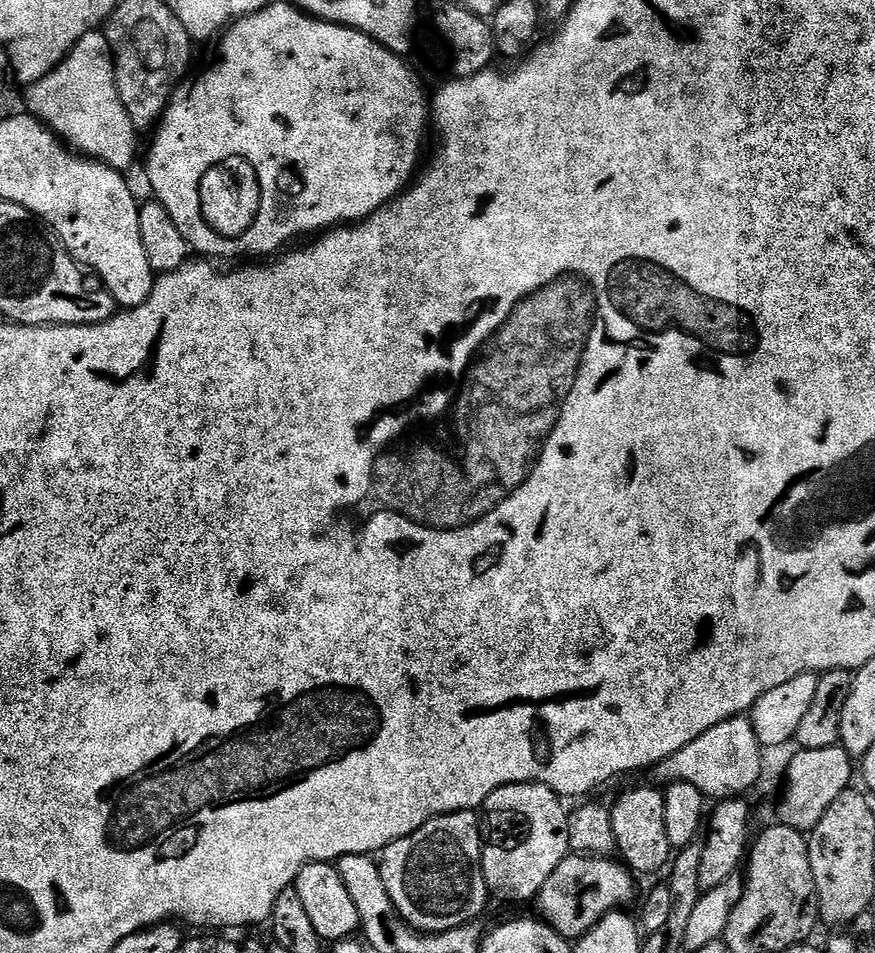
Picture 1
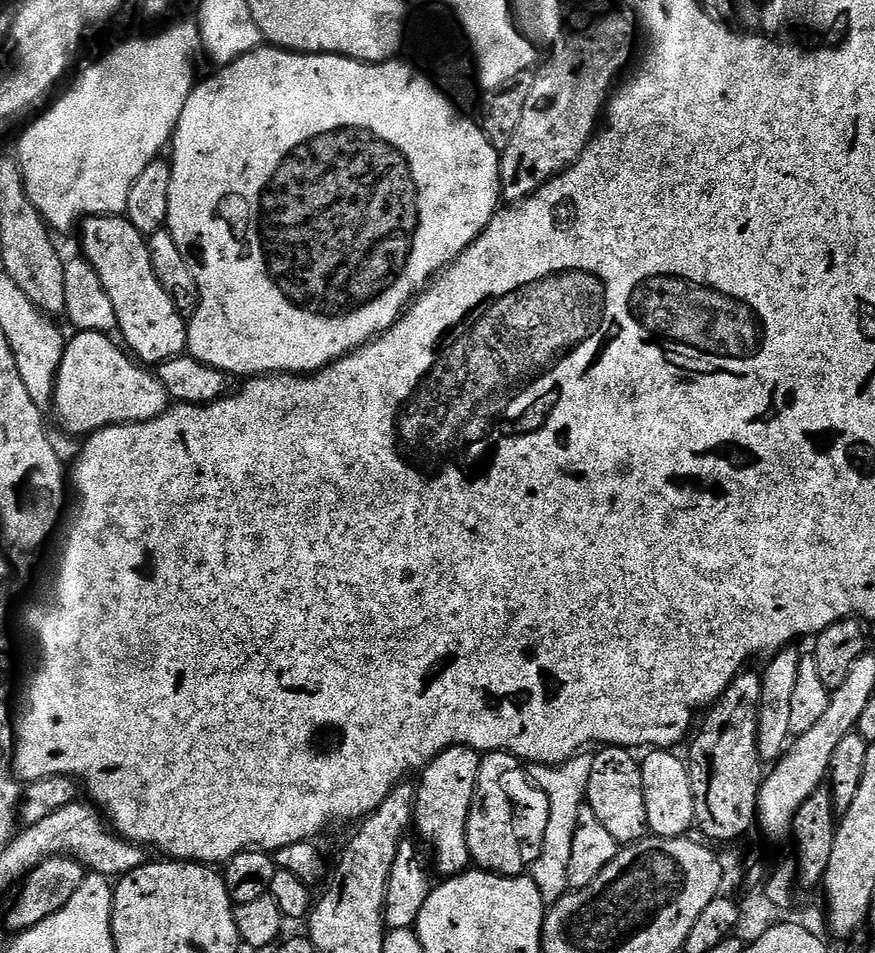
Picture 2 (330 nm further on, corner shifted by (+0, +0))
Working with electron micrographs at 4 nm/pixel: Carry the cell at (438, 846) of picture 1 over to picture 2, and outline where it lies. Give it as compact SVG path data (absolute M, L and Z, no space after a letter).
M455 744L442 750L419 773L420 784L416 788L414 832L428 843L431 863L441 877L457 875L469 867L468 819L470 806L476 793L481 753L465 744Z

